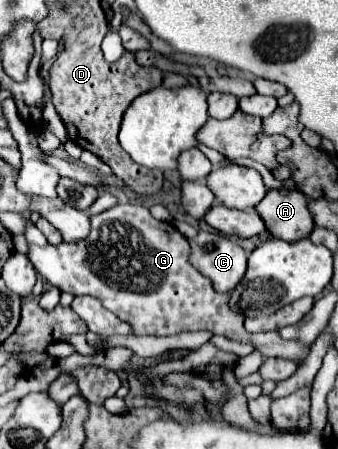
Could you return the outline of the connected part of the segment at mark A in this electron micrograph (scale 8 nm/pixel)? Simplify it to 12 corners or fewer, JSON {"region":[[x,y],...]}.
{"region":[[269,190],[255,210],[273,238],[313,230],[299,190]]}

